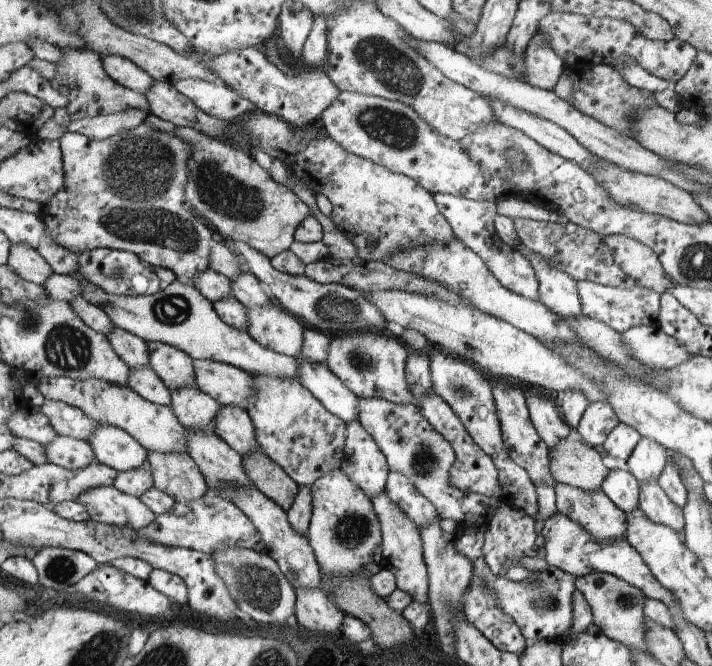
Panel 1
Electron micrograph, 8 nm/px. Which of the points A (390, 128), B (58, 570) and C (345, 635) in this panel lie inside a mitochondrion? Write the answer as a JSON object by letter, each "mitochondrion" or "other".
{"A":"mitochondrion","B":"mitochondrion","C":"other"}

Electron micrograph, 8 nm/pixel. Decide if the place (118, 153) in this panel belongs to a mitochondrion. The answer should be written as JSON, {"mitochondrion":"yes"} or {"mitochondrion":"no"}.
{"mitochondrion":"yes"}

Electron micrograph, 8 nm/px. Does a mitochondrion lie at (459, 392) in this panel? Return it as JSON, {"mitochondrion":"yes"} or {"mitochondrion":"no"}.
{"mitochondrion":"yes"}

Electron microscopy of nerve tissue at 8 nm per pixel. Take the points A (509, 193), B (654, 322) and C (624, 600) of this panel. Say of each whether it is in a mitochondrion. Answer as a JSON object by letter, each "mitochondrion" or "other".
{"A":"other","B":"other","C":"mitochondrion"}

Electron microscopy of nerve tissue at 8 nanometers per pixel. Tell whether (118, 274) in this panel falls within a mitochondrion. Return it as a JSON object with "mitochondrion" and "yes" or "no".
{"mitochondrion":"yes"}

